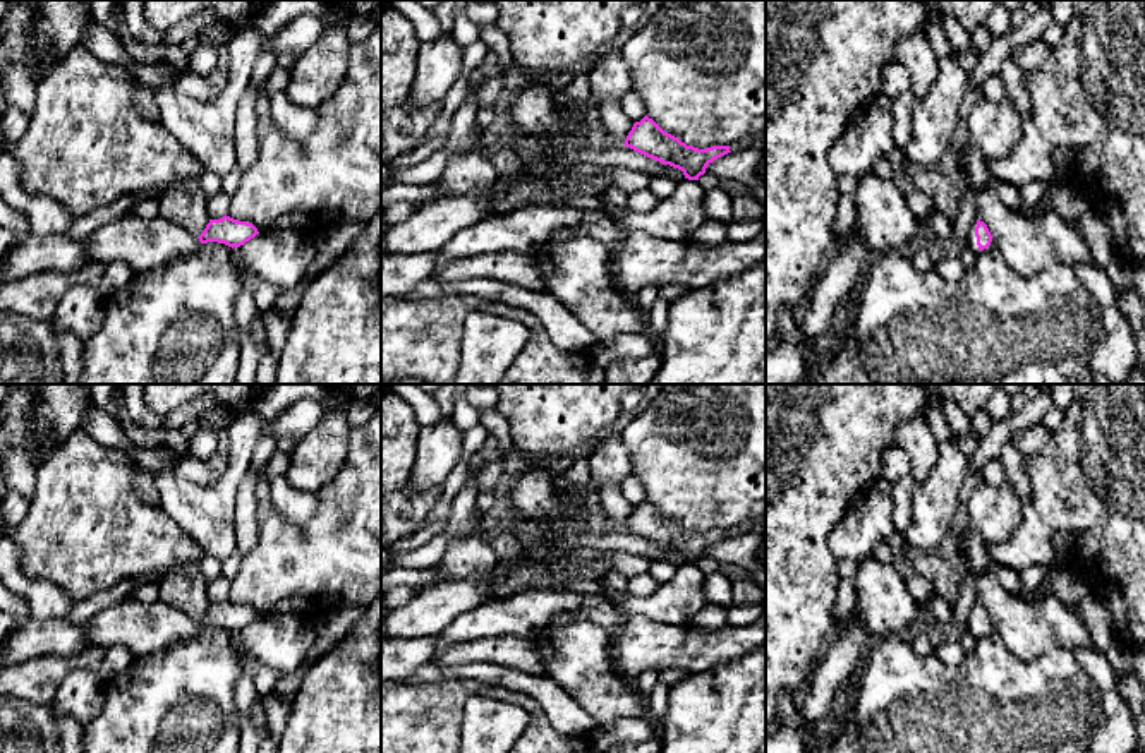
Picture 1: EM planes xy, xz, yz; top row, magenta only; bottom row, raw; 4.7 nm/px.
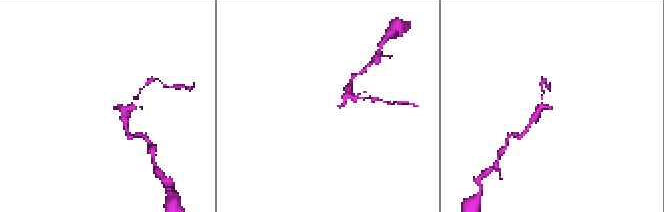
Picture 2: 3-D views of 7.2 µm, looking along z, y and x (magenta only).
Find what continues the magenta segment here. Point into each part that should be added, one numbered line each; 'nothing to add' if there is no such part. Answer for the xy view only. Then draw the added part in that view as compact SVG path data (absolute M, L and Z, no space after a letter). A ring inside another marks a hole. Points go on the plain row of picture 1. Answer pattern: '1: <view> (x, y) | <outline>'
1: xy (143, 628) | M127 597L88 621L86 647L122 645L134 655L148 655L187 642L201 631L197 621L163 600L141 604L134 597Z

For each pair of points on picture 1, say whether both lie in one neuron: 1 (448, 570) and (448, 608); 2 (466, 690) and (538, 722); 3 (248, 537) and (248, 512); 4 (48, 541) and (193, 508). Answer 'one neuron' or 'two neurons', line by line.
1: two neurons
2: one neuron
3: one neuron
4: two neurons

